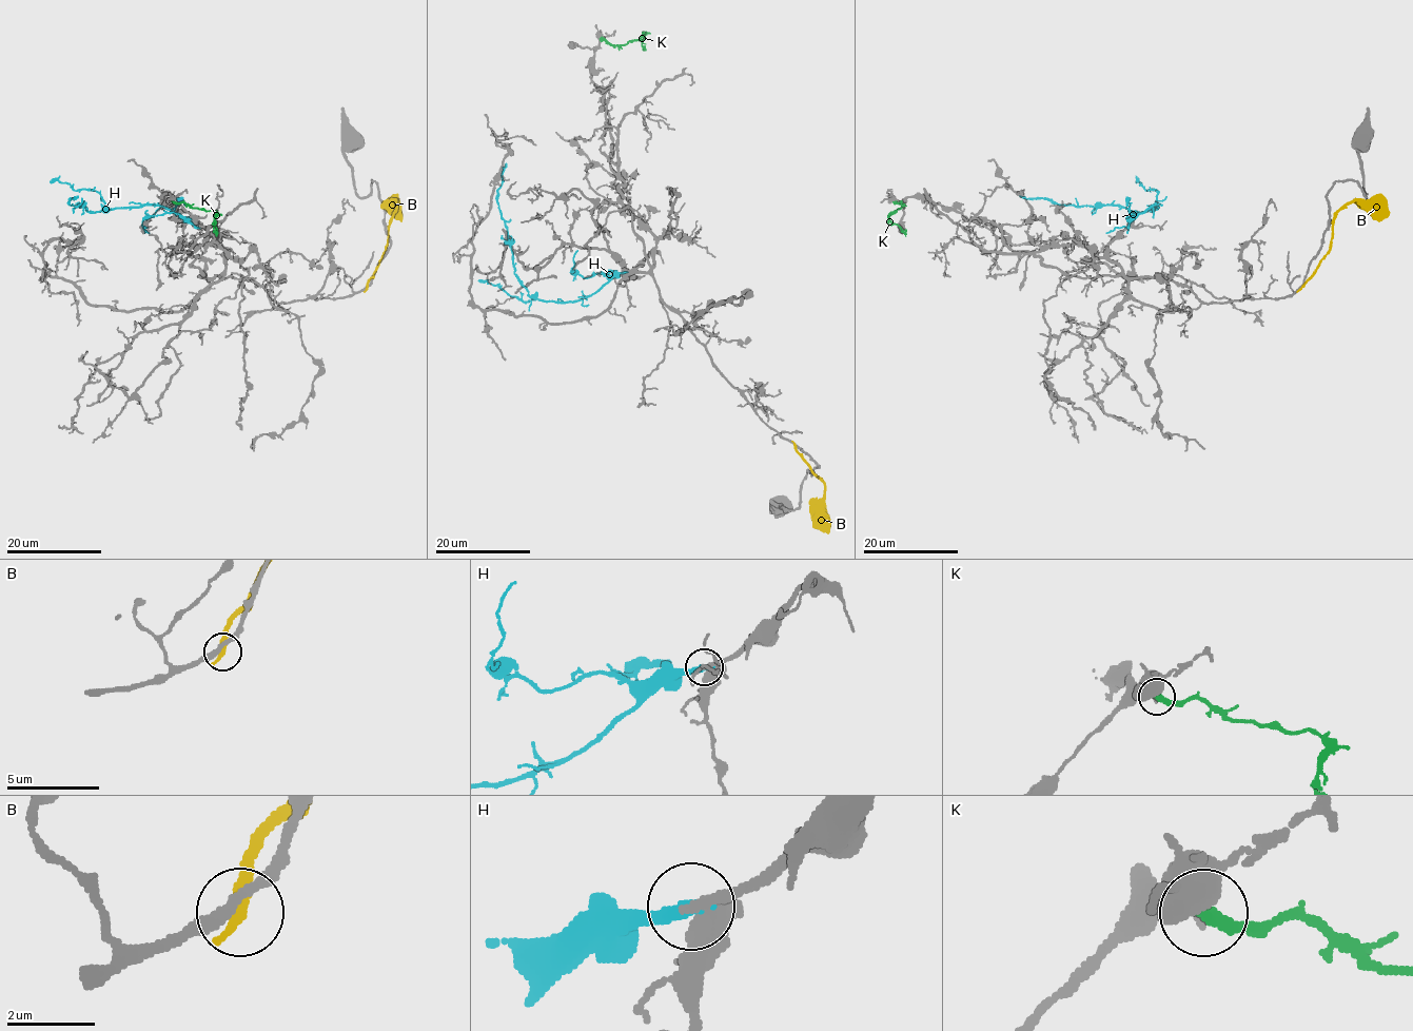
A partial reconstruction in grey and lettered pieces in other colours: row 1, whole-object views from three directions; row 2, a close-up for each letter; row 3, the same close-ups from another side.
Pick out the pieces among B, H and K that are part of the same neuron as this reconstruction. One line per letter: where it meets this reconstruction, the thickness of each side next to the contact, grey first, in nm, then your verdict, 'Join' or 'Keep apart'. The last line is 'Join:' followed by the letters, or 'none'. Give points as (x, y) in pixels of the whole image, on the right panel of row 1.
B: Touches grey at (1300, 288). Thickness 240 nm (grey) against 320 nm. Keep apart
H: Touches grey at (1127, 228). Thickness 380 nm (grey) against 340 nm. Join
K: Touches grey at (895, 201). Thickness 550 nm (grey) against 420 nm. Keep apart
Join: H

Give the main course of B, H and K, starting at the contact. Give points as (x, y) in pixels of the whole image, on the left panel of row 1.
B: (367, 288), (368, 279), (386, 250), (389, 219), (396, 209), (396, 200), (399, 215)
H: (197, 228), (160, 206), (90, 212), (84, 206), (71, 205), (70, 199), (77, 196)
K: (173, 201), (212, 210), (216, 215), (213, 228), (217, 236)

